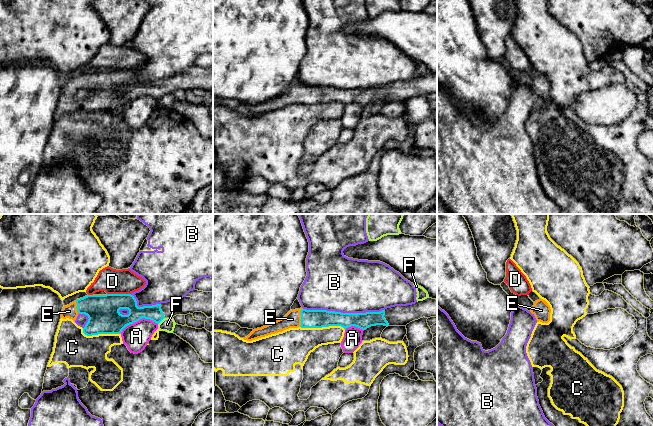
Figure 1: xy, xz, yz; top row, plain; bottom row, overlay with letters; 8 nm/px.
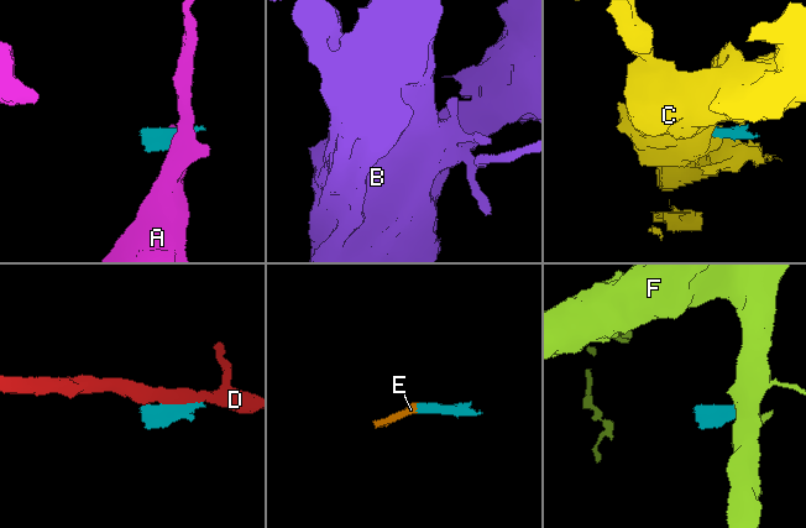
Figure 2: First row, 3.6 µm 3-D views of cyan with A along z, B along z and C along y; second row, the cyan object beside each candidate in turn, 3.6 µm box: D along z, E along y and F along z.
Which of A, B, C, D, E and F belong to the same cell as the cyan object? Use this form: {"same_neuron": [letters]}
{"same_neuron": ["E"]}

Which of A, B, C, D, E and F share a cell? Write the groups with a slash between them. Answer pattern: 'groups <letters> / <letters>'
groups A / B / C / D / E / F

